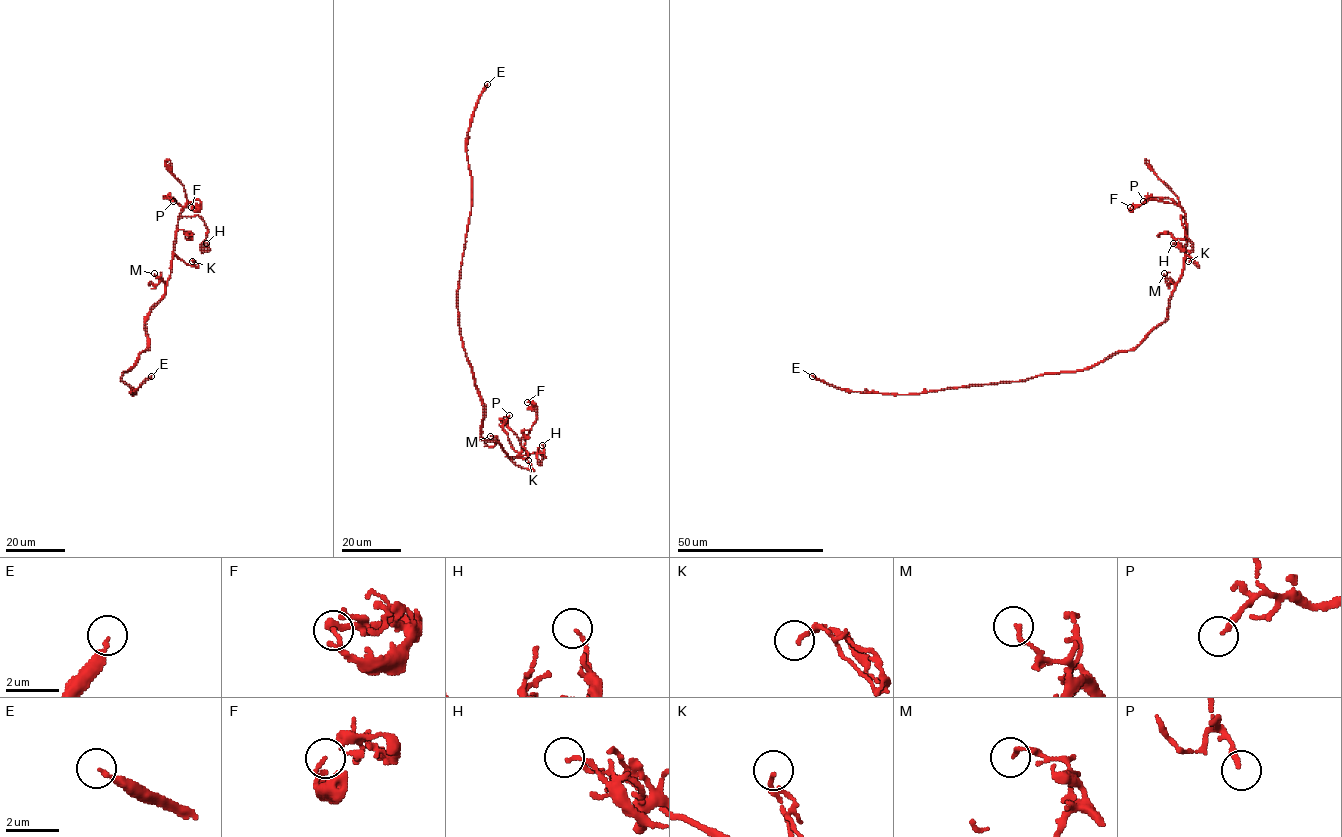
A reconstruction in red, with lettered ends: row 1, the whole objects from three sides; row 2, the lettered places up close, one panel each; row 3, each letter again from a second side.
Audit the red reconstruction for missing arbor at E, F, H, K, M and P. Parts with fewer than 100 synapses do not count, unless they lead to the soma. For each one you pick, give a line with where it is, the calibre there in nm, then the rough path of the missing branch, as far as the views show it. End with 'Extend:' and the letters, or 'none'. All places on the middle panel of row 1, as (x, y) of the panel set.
E: at (487, 84); 180 nm thick
Extend: E

